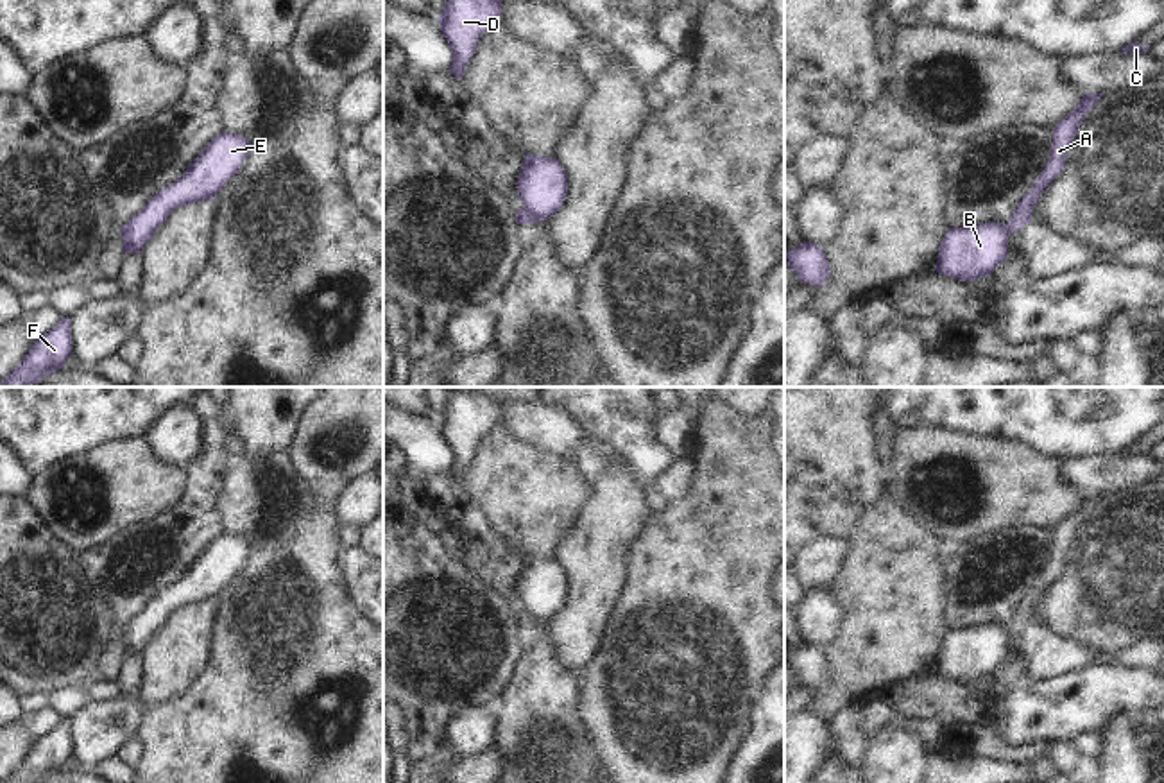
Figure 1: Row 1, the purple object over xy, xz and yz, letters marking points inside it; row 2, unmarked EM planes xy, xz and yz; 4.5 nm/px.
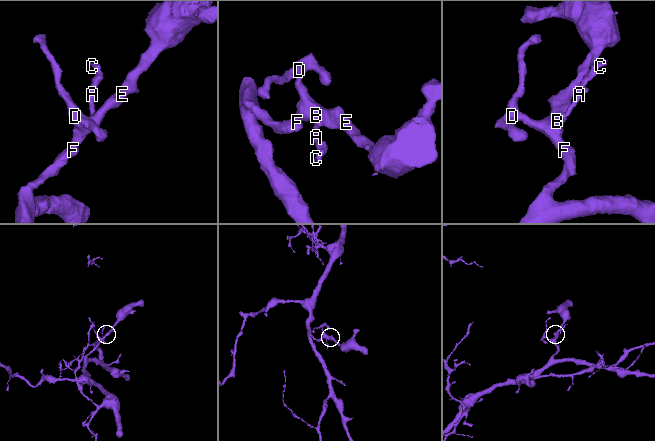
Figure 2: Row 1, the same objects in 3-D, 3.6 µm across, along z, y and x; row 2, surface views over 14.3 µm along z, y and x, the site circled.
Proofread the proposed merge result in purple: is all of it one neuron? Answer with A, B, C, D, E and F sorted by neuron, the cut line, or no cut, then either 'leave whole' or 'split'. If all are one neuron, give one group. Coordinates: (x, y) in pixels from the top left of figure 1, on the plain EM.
groups A C / B D E F; cut xz (523, 608), (536, 620); split

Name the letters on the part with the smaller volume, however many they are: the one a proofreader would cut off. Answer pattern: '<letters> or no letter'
A, C

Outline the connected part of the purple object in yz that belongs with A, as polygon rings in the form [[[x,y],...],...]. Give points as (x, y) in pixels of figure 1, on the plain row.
[[[1083,495],[1080,505],[1053,529],[1055,538],[1051,545],[1049,563],[1042,575],[1037,579],[1031,591],[1023,598],[1023,602],[1015,609],[1010,624],[1006,625],[1010,634],[1021,632],[1026,625],[1031,624],[1033,609],[1039,598],[1042,597],[1044,589],[1066,570],[1066,557],[1080,525],[1103,496],[1105,495]]]

